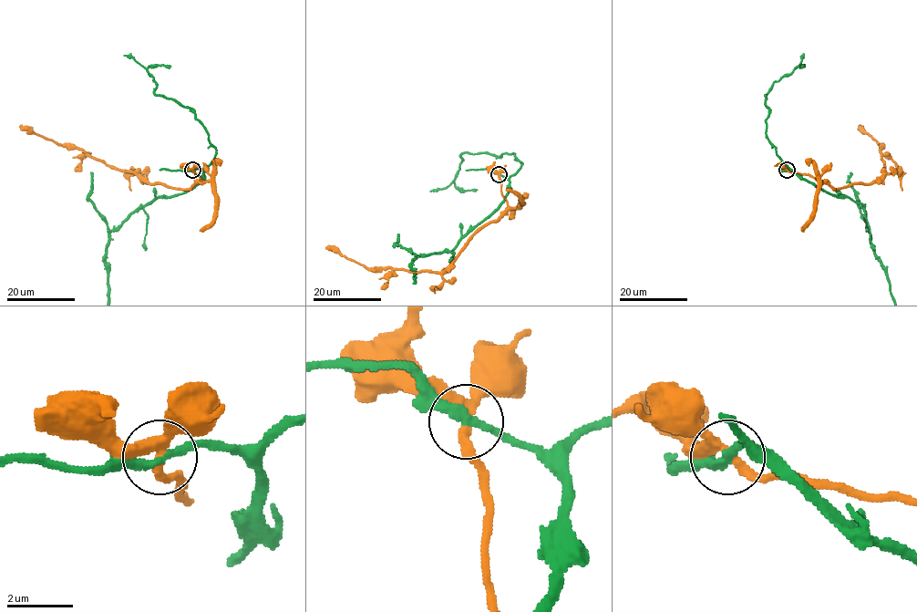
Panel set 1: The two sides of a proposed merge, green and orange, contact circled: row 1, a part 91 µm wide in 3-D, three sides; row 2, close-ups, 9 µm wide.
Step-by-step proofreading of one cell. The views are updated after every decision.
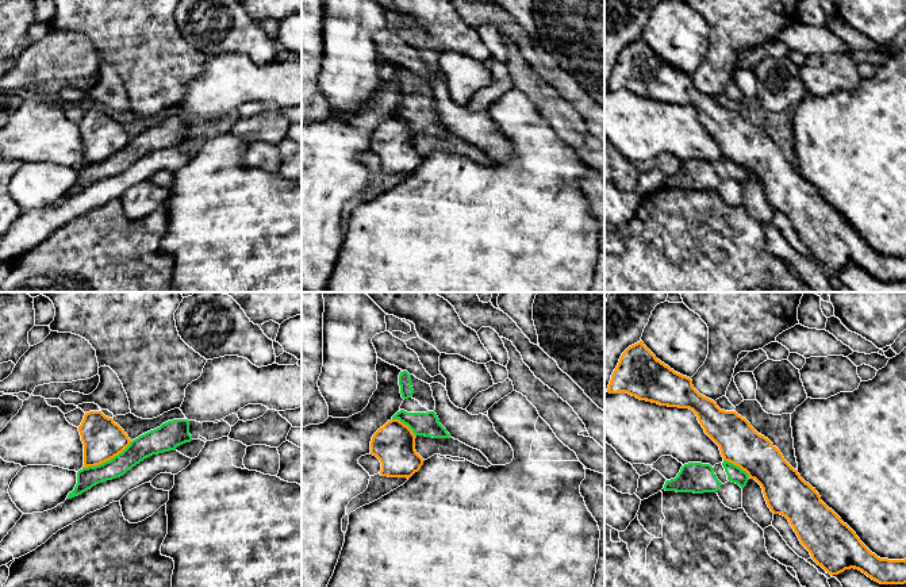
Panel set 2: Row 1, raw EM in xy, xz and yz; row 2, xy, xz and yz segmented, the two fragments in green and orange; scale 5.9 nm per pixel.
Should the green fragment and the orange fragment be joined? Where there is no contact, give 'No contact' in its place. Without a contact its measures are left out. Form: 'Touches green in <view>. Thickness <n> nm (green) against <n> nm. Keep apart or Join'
Touches green in xy. Thickness 140 nm (green) against 240 nm. Keep apart

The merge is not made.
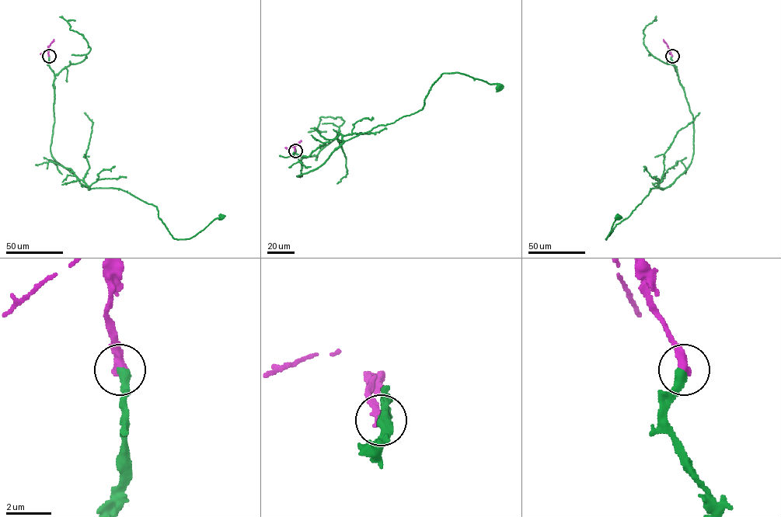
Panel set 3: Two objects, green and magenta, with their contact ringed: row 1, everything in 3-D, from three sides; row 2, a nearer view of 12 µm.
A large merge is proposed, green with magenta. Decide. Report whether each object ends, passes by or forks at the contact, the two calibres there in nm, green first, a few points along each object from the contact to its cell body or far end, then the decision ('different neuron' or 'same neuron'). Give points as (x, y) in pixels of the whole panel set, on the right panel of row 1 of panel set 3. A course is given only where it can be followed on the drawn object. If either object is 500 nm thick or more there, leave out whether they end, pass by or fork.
green ends there; magenta ends there; 400 nm thick on the green side, 380 nm on the other; green runs (672, 56), (693, 117), (691, 162), (668, 187), (651, 189), (605, 239), (618, 217); magenta runs (672, 56), (663, 39); same neuron

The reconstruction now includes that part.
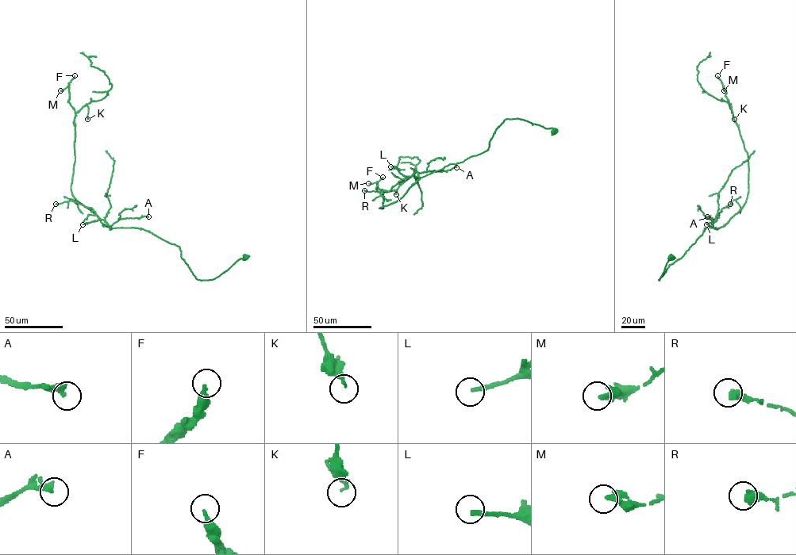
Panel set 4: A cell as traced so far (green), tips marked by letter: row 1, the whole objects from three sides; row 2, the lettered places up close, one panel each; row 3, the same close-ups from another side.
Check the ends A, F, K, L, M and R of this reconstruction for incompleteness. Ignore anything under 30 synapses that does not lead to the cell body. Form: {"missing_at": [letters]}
{"missing_at": ["L"]}

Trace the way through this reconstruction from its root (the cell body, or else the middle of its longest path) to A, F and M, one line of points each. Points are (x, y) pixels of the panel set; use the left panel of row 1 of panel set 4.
A: (246, 258), (213, 279), (198, 280), (181, 258), (178, 246), (143, 229), (110, 229), (121, 219), (148, 216)
F: (246, 258), (198, 280), (178, 246), (143, 229), (106, 227), (75, 199), (74, 75)
M: (246, 258), (198, 280), (178, 246), (106, 227), (80, 203), (74, 109), (60, 90)

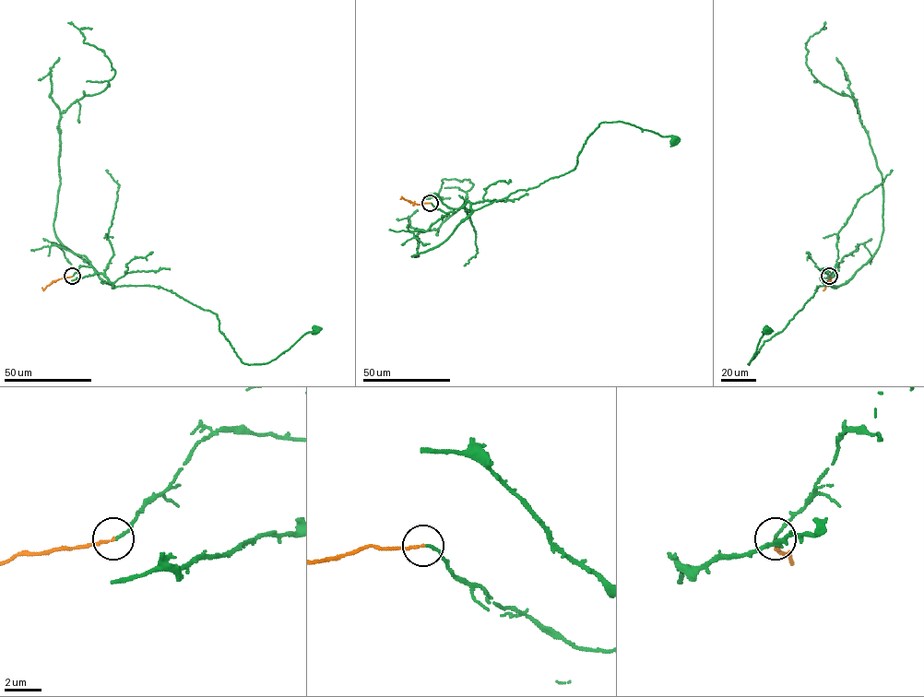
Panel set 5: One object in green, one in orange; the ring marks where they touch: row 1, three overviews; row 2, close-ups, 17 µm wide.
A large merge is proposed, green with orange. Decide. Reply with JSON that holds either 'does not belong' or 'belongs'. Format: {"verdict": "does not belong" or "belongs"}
{"verdict": "belongs"}

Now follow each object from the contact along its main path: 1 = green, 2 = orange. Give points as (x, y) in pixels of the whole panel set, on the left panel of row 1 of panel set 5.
1: (72, 276), (90, 266), (112, 288), (175, 292), (216, 314), (244, 363), (268, 362), (316, 330)
2: (72, 276), (53, 281), (43, 289), (41, 288)

